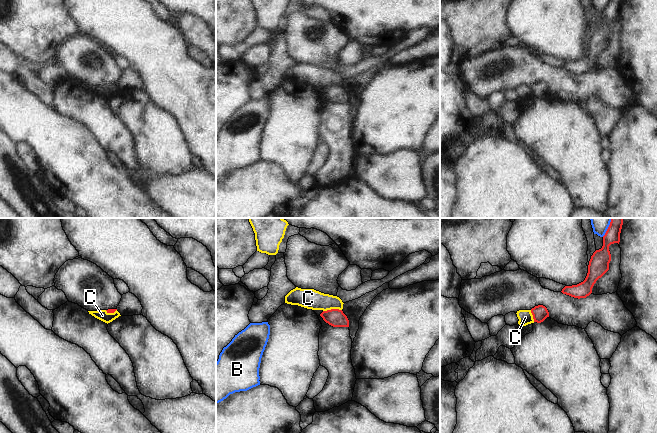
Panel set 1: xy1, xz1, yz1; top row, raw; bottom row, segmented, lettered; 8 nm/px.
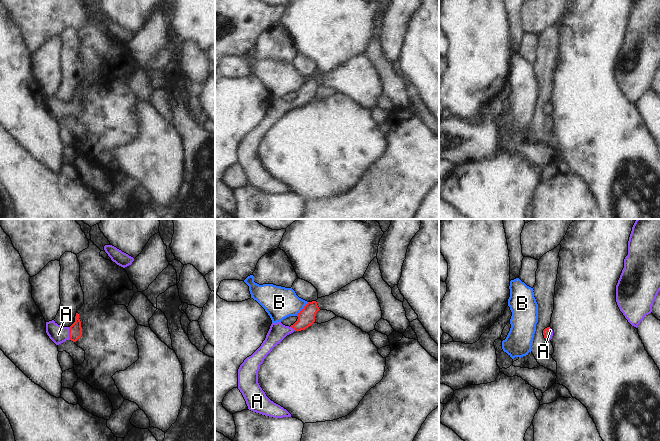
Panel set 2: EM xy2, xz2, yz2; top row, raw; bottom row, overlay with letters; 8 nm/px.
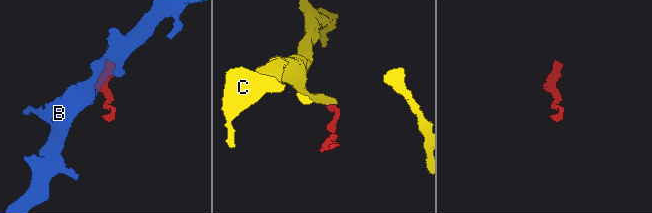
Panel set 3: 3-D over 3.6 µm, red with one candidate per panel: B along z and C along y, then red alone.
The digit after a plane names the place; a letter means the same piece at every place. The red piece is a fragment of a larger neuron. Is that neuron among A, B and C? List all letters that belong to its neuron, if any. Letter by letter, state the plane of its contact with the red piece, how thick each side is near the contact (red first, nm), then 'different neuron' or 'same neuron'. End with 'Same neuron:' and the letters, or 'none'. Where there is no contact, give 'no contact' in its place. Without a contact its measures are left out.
A: xy2 | 110/140 nm | same neuron
B: xz2 | 140/260 nm | different neuron
C: xz1 | 140/160 nm | different neuron
Same neuron: A

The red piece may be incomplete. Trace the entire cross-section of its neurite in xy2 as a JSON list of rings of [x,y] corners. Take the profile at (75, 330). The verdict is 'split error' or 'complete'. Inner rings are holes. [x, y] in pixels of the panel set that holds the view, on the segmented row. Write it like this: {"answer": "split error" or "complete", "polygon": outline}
{"answer": "split error", "polygon": [[[76,313],[75,322],[70,327],[62,327],[54,320],[46,322],[46,333],[56,345],[59,345],[66,340],[76,342],[82,336],[79,314]]]}

